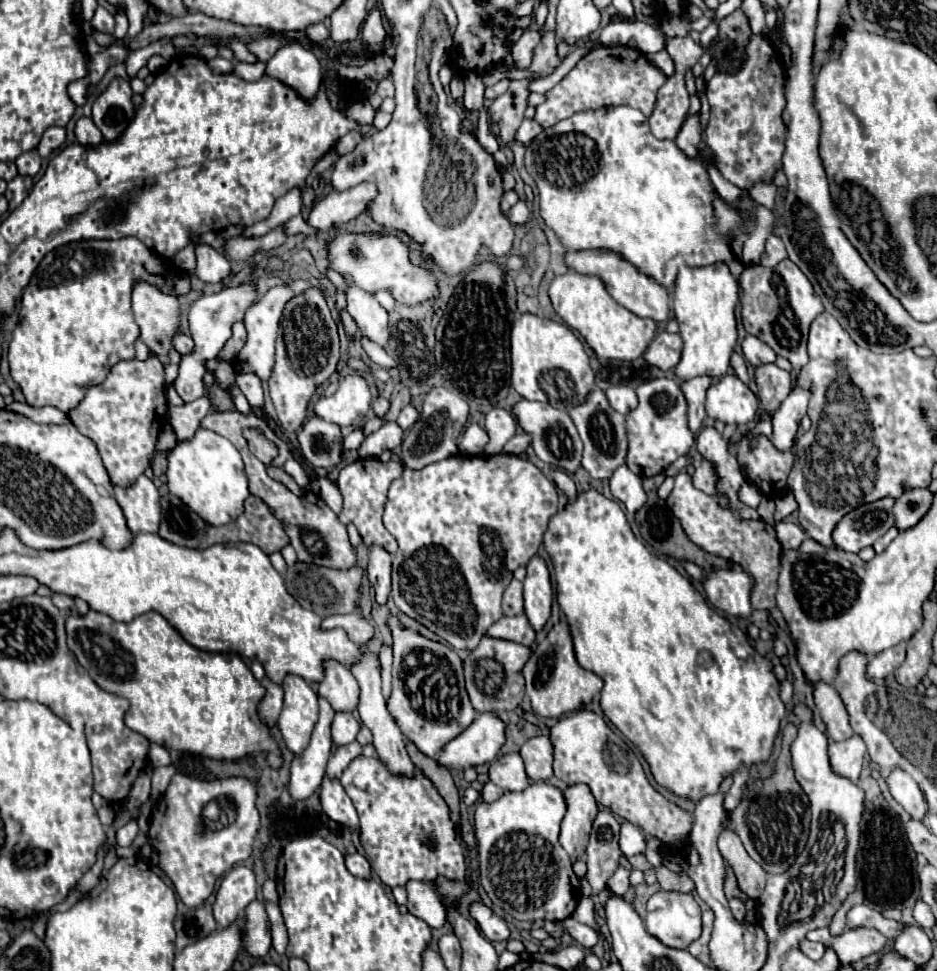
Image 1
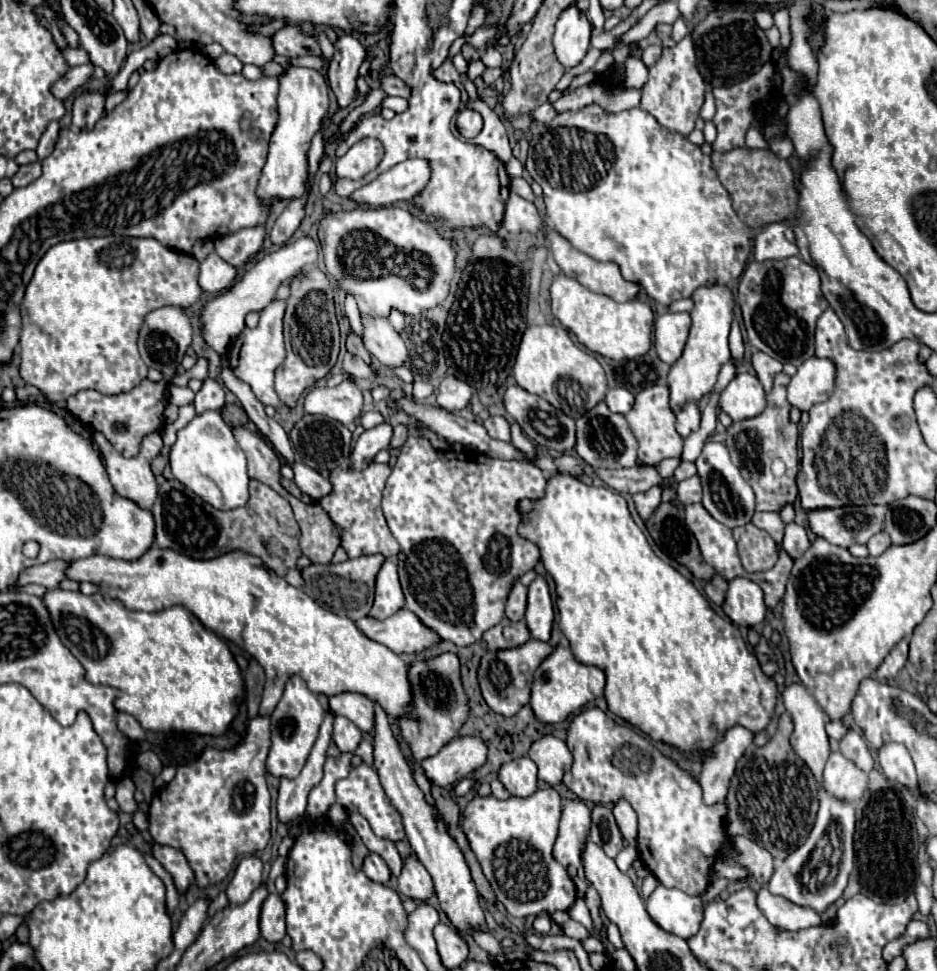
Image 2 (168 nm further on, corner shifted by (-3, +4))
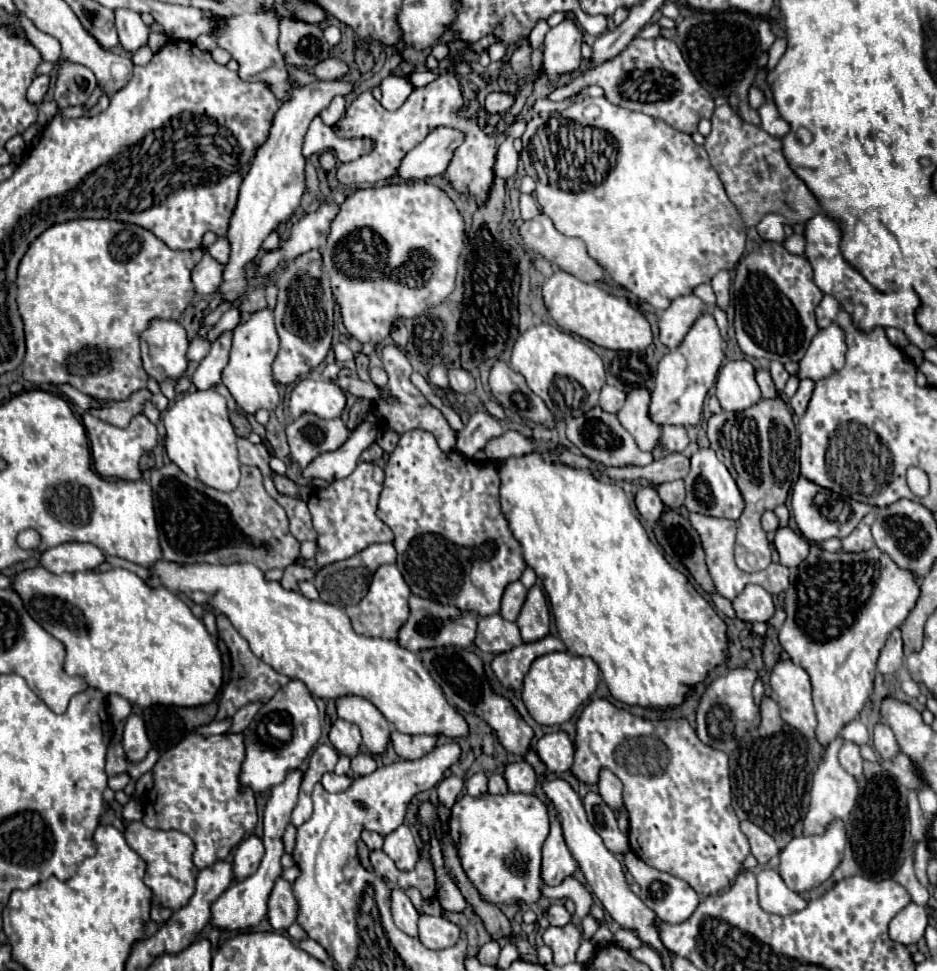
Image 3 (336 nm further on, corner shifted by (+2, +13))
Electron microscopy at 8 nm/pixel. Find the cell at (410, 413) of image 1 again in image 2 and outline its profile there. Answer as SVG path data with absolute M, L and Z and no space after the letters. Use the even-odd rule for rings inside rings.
M396 425L396 427L394 427L394 433L392 433L390 447L392 447L392 449L400 449L400 447L404 445L406 437L408 437L408 427L406 427L406 425Z

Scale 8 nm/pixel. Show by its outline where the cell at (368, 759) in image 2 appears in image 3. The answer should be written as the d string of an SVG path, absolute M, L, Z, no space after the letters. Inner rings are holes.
M359 752L357 756L351 758L351 772L353 776L367 776L377 768L375 758L369 752Z

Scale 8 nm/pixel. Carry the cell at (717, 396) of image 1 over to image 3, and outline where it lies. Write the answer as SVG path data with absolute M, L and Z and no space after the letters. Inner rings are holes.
M729 360L717 376L717 398L725 412L741 412L761 400L755 368L747 360Z

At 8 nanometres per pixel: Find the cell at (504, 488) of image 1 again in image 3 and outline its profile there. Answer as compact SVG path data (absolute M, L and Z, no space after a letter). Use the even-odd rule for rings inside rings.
M409 430L405 434L401 434L401 440L397 442L397 448L391 452L387 464L385 464L385 482L383 482L383 490L381 490L381 498L379 498L379 510L377 516L393 530L395 534L395 548L397 548L397 568L403 574L405 582L409 584L411 592L415 596L427 598L427 600L437 600L439 604L453 604L455 608L461 608L465 612L475 612L479 618L483 616L491 616L499 612L499 604L501 604L501 596L503 590L509 582L519 580L523 570L527 568L523 554L521 554L521 544L515 540L515 536L509 530L509 522L505 518L505 514L501 512L501 502L499 502L499 462L497 460L487 460L487 462L475 462L467 456L461 456L461 452L453 450L453 452L443 452L433 434L425 432L425 430Z

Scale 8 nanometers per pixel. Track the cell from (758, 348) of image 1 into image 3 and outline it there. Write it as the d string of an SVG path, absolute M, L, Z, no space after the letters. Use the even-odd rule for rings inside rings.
M761 368L761 370L757 370L757 384L759 384L759 388L761 388L763 398L773 398L773 396L775 396L775 386L773 386L769 368Z

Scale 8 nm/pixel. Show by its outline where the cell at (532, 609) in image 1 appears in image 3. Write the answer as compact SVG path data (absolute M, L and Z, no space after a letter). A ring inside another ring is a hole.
M539 586L529 588L527 600L517 618L517 626L523 642L533 642L549 634L549 608Z

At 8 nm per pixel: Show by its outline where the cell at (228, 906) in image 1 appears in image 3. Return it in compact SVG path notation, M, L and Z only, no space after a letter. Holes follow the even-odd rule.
M257 836L245 838L237 846L237 852L235 852L235 858L233 858L233 876L235 876L235 880L243 880L243 878L251 876L257 870L263 854L265 854L265 848L263 848L261 838L257 838Z

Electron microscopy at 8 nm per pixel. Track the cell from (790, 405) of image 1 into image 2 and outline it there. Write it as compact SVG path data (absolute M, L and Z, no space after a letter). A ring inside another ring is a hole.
M810 357L804 361L788 385L788 401L800 411L808 411L814 403L826 401L834 391L836 365L832 359Z

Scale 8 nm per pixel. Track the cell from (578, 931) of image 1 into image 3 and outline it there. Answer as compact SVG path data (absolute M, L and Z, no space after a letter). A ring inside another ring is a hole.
M553 904L553 906L549 908L547 916L549 916L551 926L565 926L565 924L569 924L569 922L573 920L573 916L565 910L563 904Z

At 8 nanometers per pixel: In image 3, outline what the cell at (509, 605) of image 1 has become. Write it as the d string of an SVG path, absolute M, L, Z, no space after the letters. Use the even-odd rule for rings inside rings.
M515 580L513 584L509 584L505 588L505 594L503 594L503 600L501 600L501 616L505 620L513 622L517 618L521 606L523 606L525 596L527 596L527 588L519 580Z

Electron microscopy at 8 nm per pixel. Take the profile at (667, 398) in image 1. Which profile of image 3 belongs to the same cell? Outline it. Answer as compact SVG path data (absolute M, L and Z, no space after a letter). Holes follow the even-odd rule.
M635 388L627 394L625 406L617 412L621 424L629 430L641 450L653 452L661 446L661 426L649 420L651 392L647 388Z

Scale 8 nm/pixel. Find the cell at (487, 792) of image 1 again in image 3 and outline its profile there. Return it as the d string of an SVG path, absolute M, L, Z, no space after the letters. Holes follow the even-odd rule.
M491 774L489 776L489 792L491 794L507 794L509 792L501 774Z

